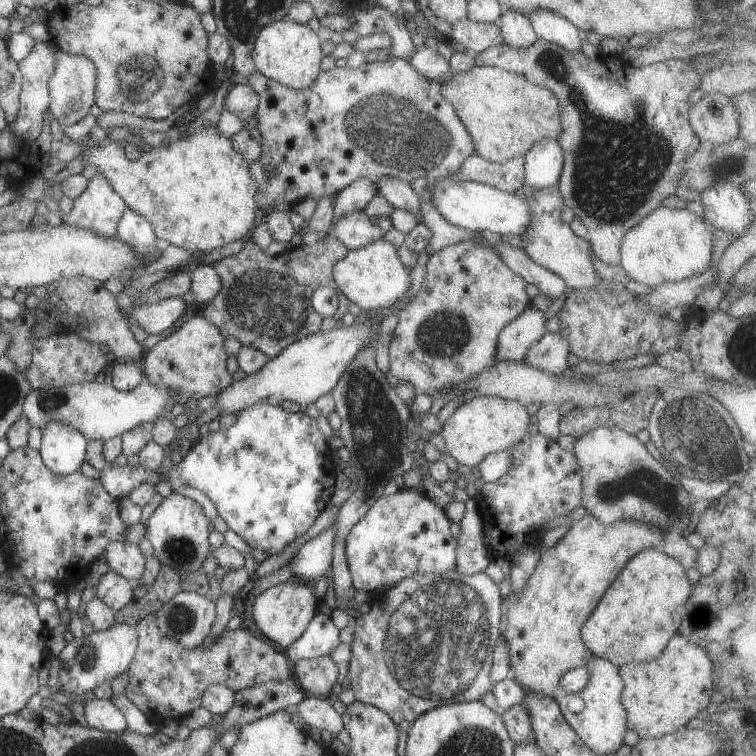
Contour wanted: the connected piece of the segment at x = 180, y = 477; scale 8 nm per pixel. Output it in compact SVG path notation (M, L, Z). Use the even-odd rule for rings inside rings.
M253 405L239 411L235 423L229 428L220 428L217 432L208 432L205 438L197 438L189 452L164 472L125 463L101 469L98 479L103 488L117 500L126 497L143 483L155 486L159 482L169 482L173 491L181 484L195 488L211 500L227 529L235 532L251 549L259 548L268 557L281 552L297 536L306 534L319 512L329 504L334 490L336 468L328 456L329 448L323 437L315 420L304 412L287 413L279 406Z

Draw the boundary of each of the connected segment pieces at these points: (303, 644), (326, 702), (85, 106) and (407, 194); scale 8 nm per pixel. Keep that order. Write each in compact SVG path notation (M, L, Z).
M316 612L303 634L289 644L283 654L292 665L298 660L327 655L338 644L339 630L333 625L331 616Z
M305 694L293 708L289 709L290 713L299 714L310 727L314 726L319 731L328 730L333 736L343 728L341 715L331 707L331 698L324 699Z
M59 51L56 54L54 71L48 82L48 108L50 116L61 127L75 124L86 116L94 103L94 92L97 88L96 68L93 62L83 55L74 55Z
M383 177L375 184L375 193L393 208L411 212L419 220L417 224L423 224L420 220L419 194L409 187L408 182Z

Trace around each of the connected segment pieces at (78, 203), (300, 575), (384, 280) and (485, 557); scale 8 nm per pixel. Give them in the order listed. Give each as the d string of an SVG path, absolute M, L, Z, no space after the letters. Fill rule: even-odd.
M99 172L87 181L87 186L72 200L69 212L60 214L66 225L89 229L102 237L115 237L119 218L128 209L125 201Z
M330 525L315 537L307 538L291 559L291 577L313 584L327 569L332 559L332 542L336 528Z
M377 239L365 246L348 250L332 268L332 277L337 290L345 295L349 302L373 312L376 308L389 308L390 304L410 288L410 276L399 261L396 249L384 239Z
M466 499L463 518L459 521L460 534L455 546L455 571L470 576L481 573L491 560L482 538L482 516L477 500Z

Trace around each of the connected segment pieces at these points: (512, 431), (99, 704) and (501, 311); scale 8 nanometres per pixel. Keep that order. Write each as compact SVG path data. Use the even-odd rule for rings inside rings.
M473 397L459 405L440 428L444 452L468 468L477 466L487 455L505 451L527 434L529 415L524 404L499 397Z
M87 696L83 706L84 718L89 727L110 733L120 733L128 729L123 715L109 699Z
M461 241L430 254L423 284L398 312L398 321L388 345L388 370L398 381L411 384L415 396L427 394L433 397L441 390L489 368L496 361L499 331L530 305L525 285L526 281L499 258L491 244Z

